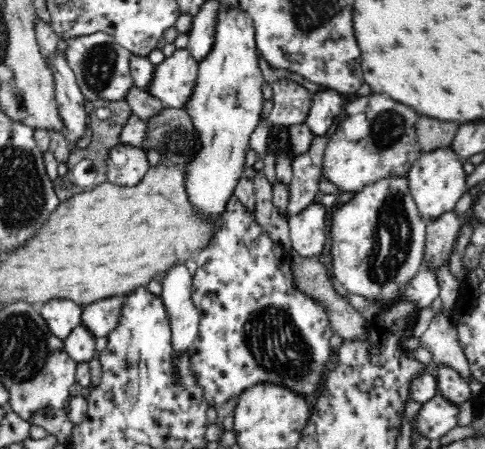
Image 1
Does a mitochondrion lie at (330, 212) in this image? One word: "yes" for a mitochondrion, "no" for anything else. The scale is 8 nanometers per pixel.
no

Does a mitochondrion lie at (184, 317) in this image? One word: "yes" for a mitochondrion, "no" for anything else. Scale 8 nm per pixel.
no

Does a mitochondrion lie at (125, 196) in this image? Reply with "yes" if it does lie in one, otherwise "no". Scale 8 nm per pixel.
no

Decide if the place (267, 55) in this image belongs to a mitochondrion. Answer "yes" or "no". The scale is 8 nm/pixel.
no

